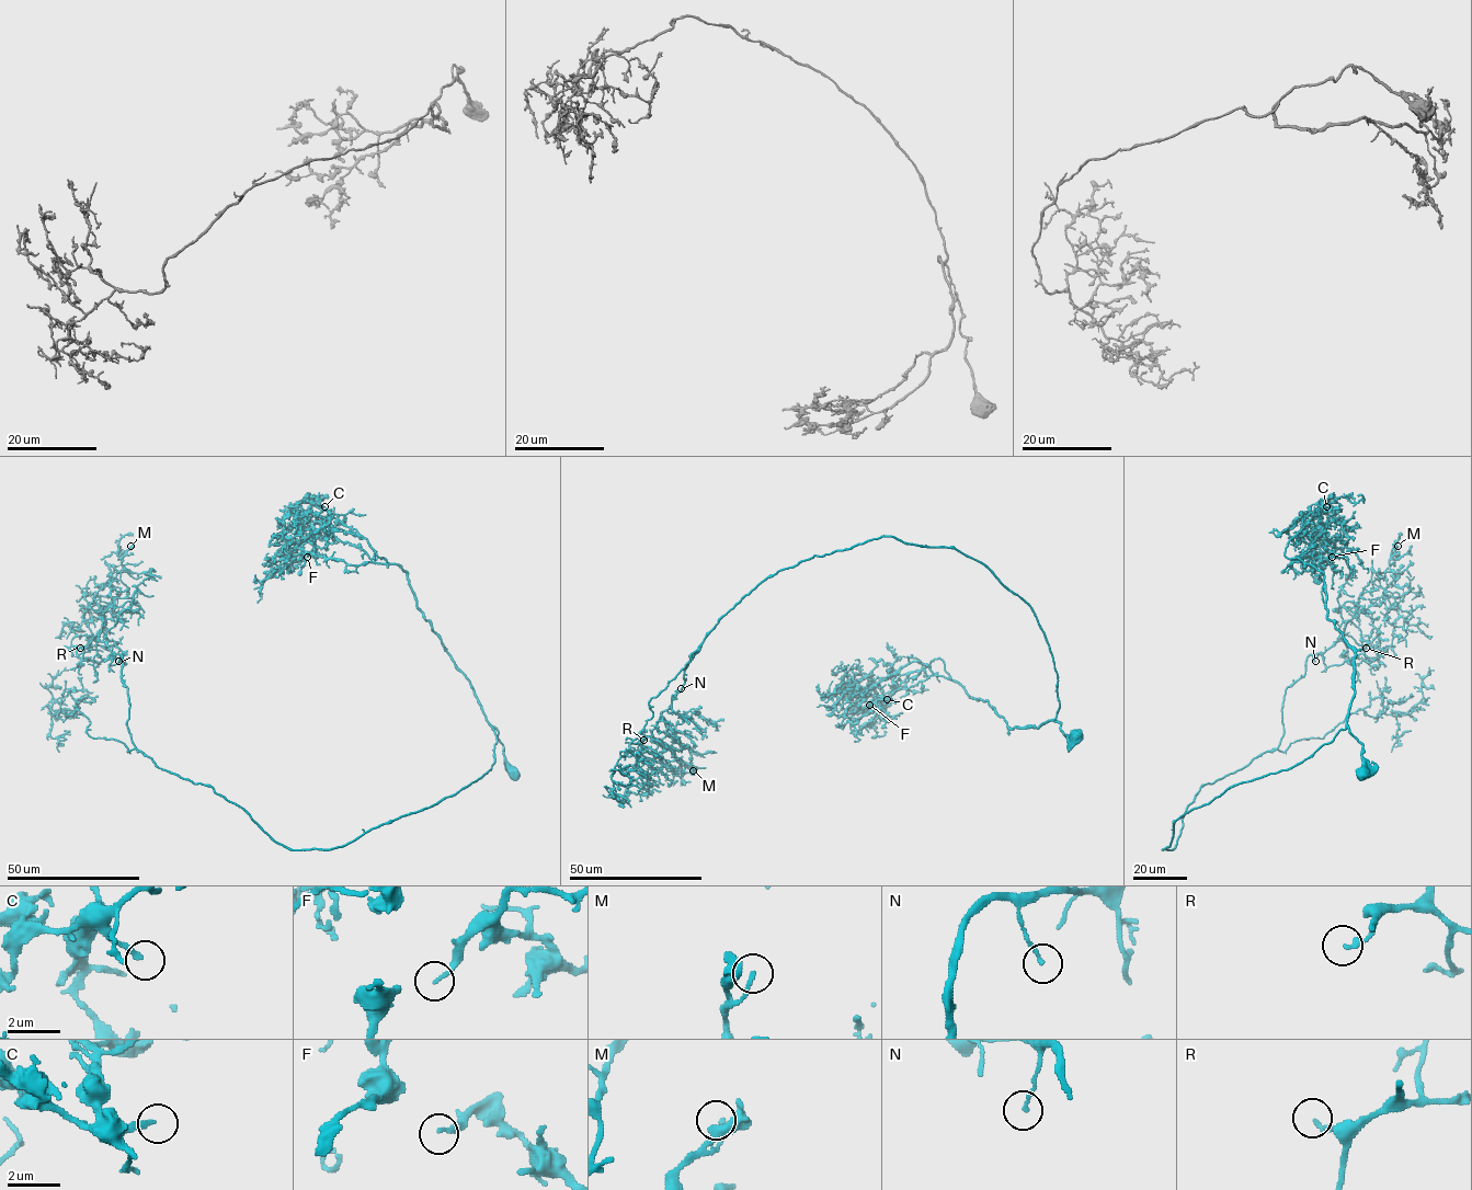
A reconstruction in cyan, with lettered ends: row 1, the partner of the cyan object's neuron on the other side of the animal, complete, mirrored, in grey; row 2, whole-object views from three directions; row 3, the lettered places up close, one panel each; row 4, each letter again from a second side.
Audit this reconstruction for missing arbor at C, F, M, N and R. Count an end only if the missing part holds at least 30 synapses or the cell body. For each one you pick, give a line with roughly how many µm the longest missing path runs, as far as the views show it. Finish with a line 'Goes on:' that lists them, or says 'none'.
C: about 10 µm are missing
F: about 25 µm are missing
Goes on: C, F

